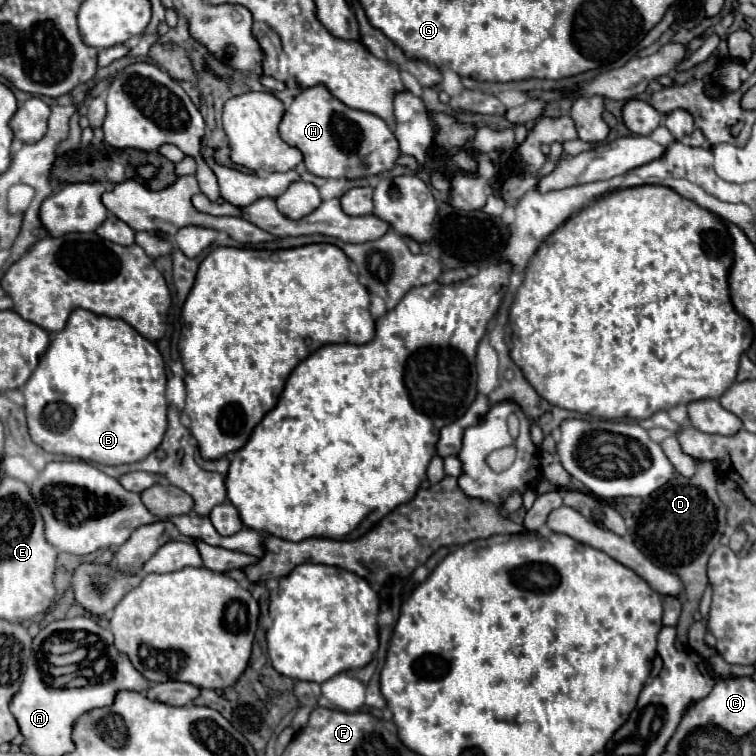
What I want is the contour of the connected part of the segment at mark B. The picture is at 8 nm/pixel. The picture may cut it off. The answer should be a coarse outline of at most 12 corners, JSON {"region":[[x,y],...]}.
{"region":[[75,309],[21,387],[31,441],[101,465],[167,431],[165,363]]}

